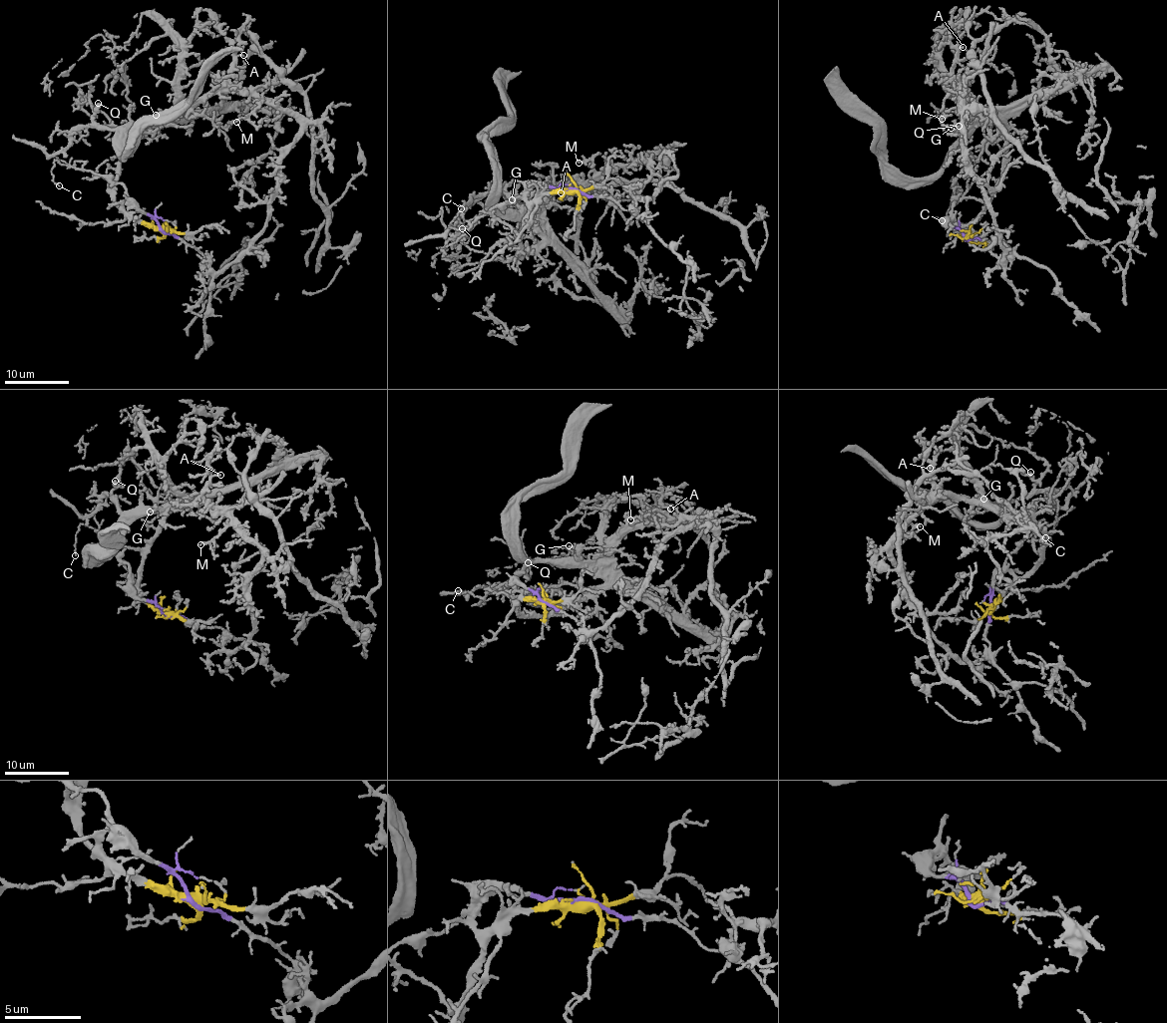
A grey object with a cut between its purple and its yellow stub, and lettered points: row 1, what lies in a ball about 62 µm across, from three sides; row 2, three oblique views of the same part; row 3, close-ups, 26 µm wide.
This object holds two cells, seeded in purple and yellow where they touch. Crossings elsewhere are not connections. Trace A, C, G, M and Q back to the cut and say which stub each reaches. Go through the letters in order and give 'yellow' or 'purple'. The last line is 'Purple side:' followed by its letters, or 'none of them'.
A: yellow
C: purple
G: yellow
M: yellow
Q: yellow
Purple side: C

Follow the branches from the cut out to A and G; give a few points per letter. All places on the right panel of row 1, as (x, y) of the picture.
A: (967, 238), (960, 235), (992, 195), (1009, 146), (999, 118), (967, 107), (953, 72), (958, 49), (964, 46)
G: (967, 238), (960, 235), (992, 195), (1009, 146), (999, 120), (976, 120), (951, 128)

